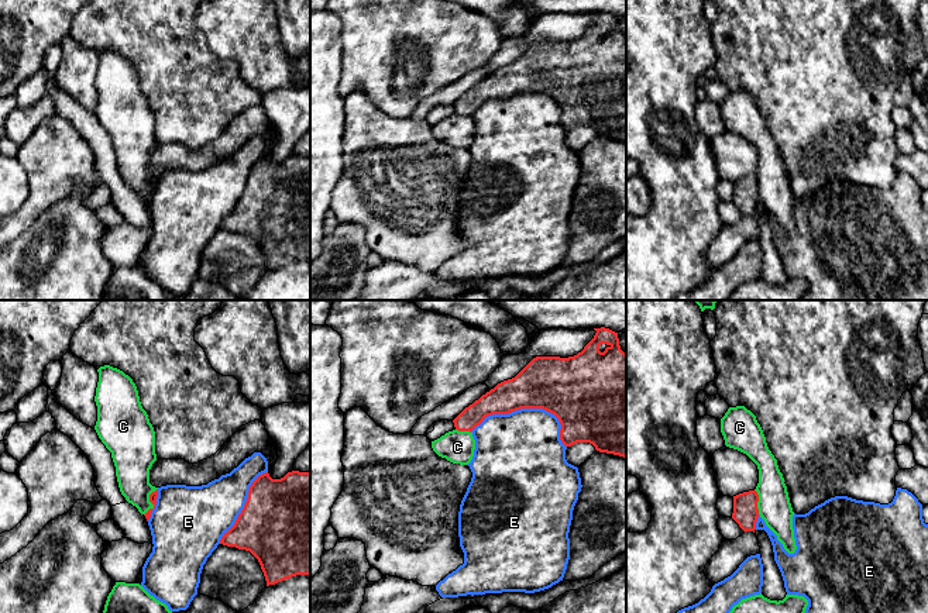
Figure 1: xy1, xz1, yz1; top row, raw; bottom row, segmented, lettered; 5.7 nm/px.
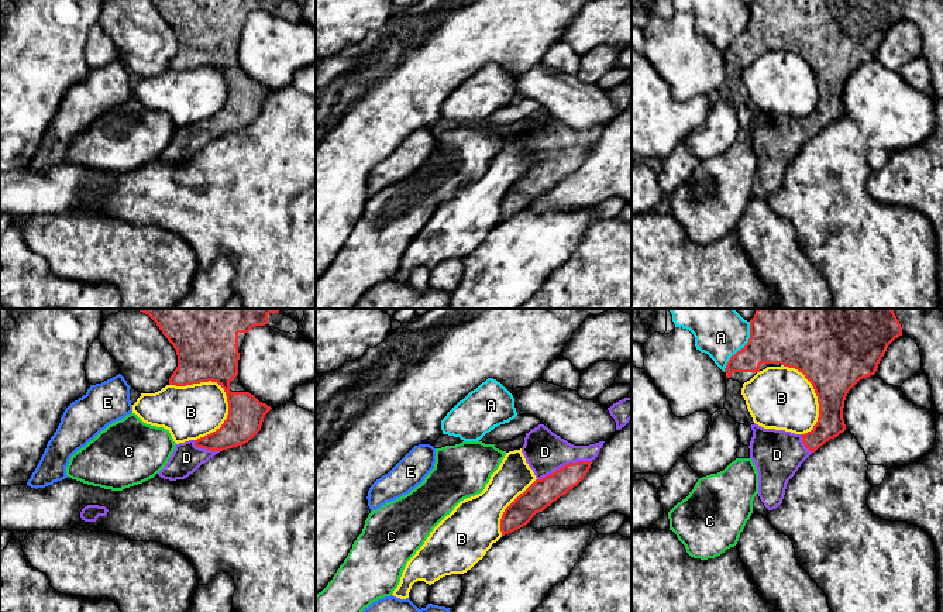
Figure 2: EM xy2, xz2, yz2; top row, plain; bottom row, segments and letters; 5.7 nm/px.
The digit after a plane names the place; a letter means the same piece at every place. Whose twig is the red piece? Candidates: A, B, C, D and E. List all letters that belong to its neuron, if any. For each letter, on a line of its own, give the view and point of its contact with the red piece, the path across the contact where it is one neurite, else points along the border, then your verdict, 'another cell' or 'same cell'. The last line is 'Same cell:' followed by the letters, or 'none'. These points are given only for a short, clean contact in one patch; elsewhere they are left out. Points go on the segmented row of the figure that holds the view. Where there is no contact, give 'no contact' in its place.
A: yz2 (742, 349) | another cell
B: xy2 (214, 381) | another cell
C: xy1 (150, 500) | along xy1 (157, 488), (150, 495), (153, 506), (144, 515) | another cell
D: xz2 (564, 466) | same cell
E: xz1 (528, 407) | another cell
Same cell: D

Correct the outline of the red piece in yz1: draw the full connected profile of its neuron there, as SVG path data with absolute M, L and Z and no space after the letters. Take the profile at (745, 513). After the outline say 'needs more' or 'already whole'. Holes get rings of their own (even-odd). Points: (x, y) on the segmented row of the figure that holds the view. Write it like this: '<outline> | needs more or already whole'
M749 490L733 496L733 513L732 519L739 527L746 531L756 530L756 521L759 517L757 509L759 495L756 490Z | already whole

